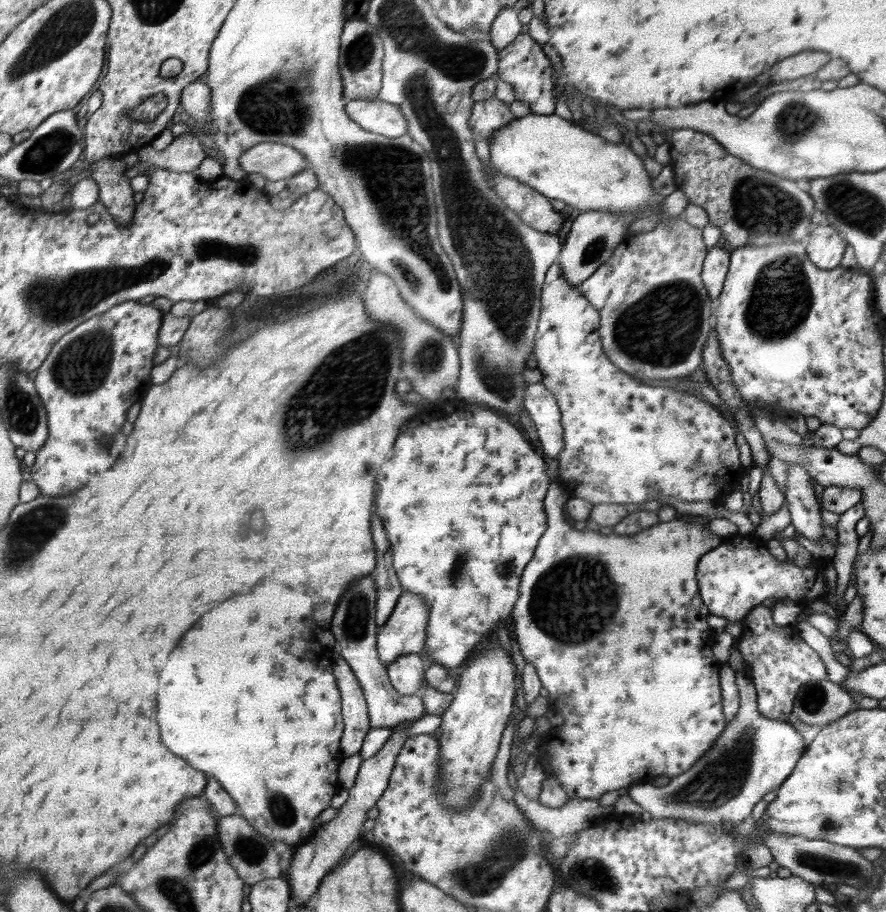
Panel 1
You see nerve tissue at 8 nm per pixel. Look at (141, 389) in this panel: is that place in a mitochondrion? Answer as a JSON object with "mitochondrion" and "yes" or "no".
{"mitochondrion":"no"}

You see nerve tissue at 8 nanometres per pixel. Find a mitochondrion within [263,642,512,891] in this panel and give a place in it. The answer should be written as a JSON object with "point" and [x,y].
{"point":[283,813]}

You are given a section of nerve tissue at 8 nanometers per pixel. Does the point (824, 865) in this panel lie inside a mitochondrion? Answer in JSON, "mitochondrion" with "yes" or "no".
{"mitochondrion":"yes"}

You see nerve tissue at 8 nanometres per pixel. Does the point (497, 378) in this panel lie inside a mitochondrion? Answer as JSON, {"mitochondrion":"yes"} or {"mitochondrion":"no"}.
{"mitochondrion":"yes"}

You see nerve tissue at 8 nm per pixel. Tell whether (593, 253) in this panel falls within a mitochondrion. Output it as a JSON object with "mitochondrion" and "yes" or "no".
{"mitochondrion":"yes"}

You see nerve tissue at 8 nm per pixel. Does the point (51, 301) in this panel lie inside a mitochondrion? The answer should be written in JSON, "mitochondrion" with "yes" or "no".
{"mitochondrion":"yes"}

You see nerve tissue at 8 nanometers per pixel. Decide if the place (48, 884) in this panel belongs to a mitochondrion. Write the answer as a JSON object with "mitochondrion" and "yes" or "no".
{"mitochondrion":"no"}

